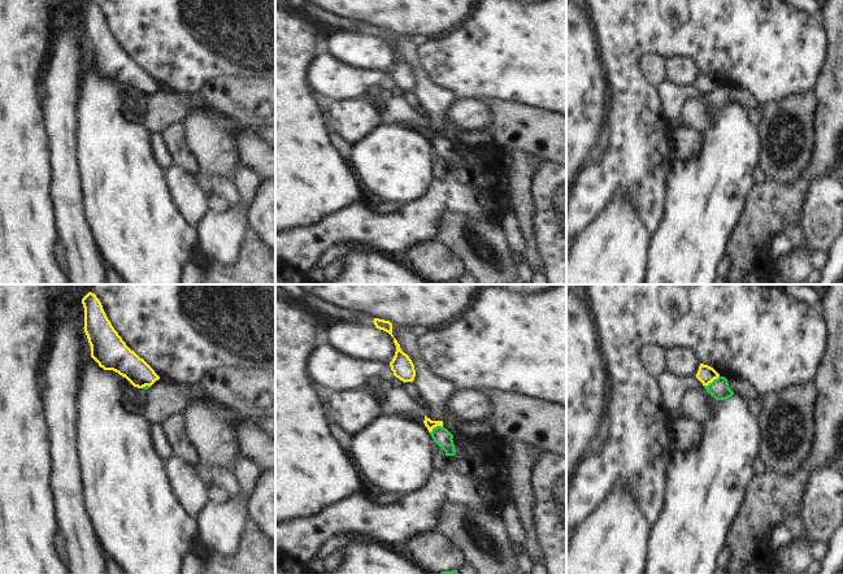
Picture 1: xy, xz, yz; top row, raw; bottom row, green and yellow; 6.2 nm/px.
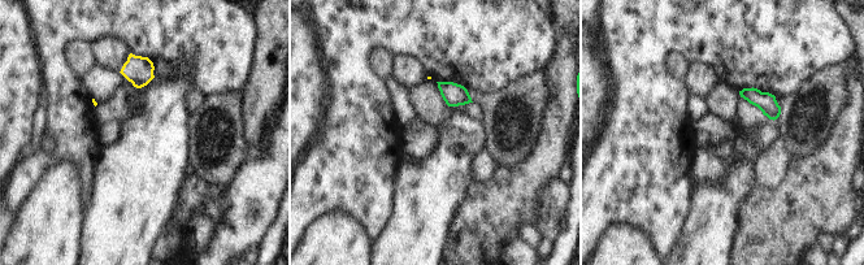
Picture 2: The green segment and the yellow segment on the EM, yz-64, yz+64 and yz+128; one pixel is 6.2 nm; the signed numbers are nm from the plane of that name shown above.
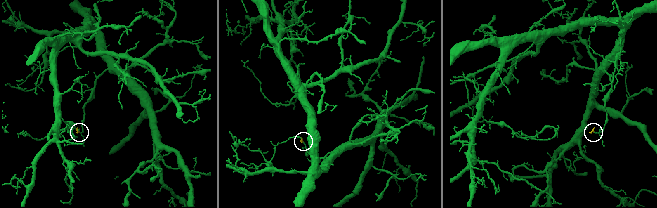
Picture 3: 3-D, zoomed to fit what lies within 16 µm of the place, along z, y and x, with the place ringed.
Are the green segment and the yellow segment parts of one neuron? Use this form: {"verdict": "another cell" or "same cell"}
{"verdict": "another cell"}

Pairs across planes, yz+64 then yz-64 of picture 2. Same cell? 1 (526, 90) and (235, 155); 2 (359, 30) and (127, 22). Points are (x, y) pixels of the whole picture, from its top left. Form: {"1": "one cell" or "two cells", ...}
{"1": "one cell", "2": "one cell"}

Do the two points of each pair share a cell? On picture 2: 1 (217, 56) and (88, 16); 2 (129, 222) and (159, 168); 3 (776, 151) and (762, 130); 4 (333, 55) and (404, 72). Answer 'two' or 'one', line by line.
1: one
2: one
3: two
4: two

